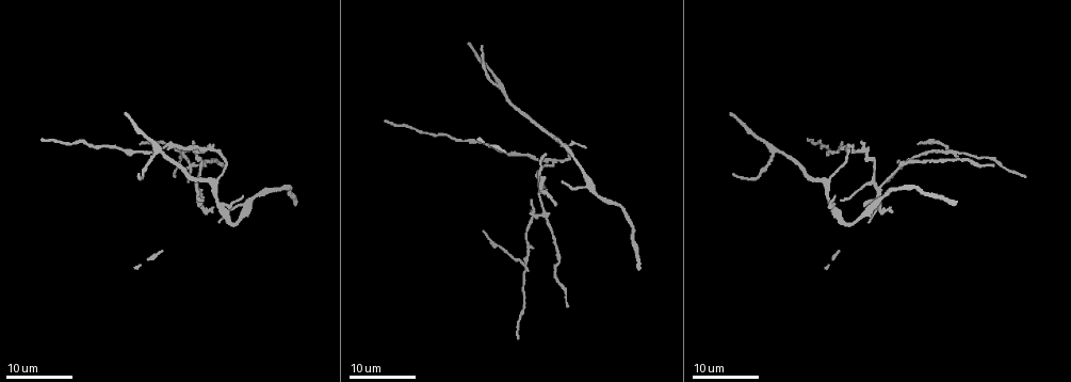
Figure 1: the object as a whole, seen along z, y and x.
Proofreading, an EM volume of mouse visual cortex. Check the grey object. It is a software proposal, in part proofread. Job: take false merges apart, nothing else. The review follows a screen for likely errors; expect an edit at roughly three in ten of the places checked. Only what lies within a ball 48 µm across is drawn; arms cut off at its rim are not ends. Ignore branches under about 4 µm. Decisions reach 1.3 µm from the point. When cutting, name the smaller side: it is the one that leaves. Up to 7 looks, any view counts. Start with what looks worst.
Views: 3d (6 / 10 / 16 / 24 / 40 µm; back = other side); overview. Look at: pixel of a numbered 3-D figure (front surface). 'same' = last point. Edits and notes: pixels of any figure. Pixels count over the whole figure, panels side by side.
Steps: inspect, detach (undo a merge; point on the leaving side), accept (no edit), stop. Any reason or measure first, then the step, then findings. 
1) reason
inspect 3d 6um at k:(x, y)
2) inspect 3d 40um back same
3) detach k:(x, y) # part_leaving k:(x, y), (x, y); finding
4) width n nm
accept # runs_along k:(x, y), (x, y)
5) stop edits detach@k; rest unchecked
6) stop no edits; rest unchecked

inspect 3d 24um at 1:(156, 154)

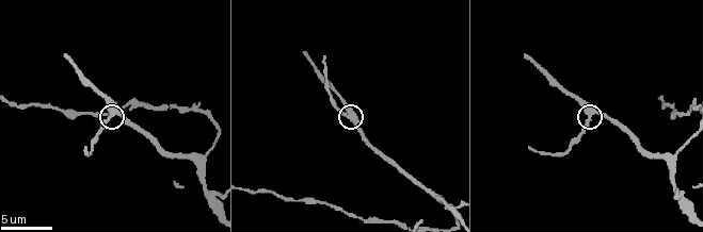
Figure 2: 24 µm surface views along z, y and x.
inspect 3d 6um at 2:(591, 116)

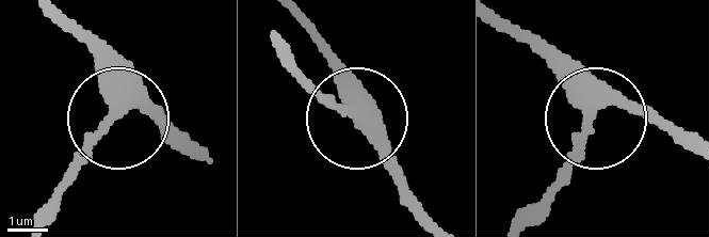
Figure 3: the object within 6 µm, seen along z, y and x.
side_arm 9 um
accept # continuous, no second neuron

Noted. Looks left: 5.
branch point
inspect 3d 16um at 2:(193, 104)

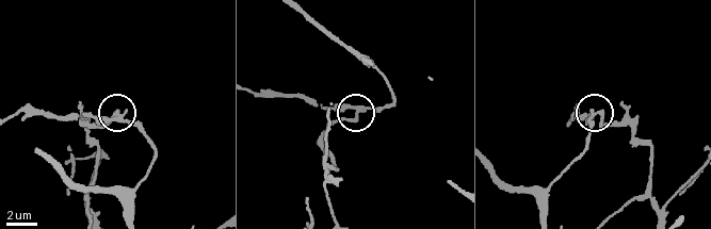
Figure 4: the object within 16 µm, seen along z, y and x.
detach 4:(342, 119) # part_leaving 4:(594, 115), (646, 146), (658, 203), (695, 173); a second neuron is stuck on

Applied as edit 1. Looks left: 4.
three arms meet
inspect 3d 6um at 2:(209, 197)

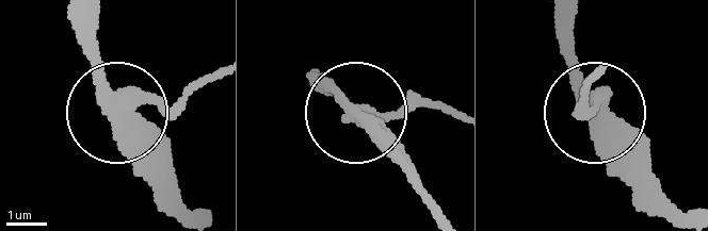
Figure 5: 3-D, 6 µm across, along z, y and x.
width 330 nm
detach 5:(175, 118) # part_leaving 5:(119, 105), (157, 105), (218, 79); two neurons meet here

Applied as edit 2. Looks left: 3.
stop edits detach@4, detach@5; rest unchecked

